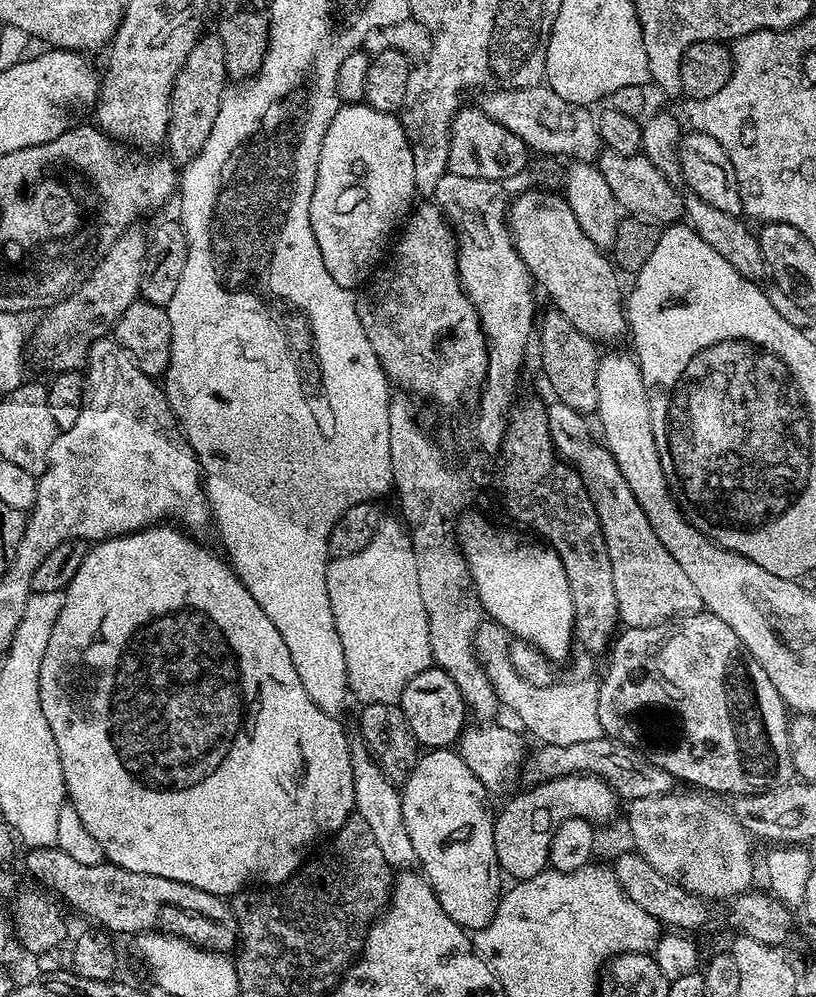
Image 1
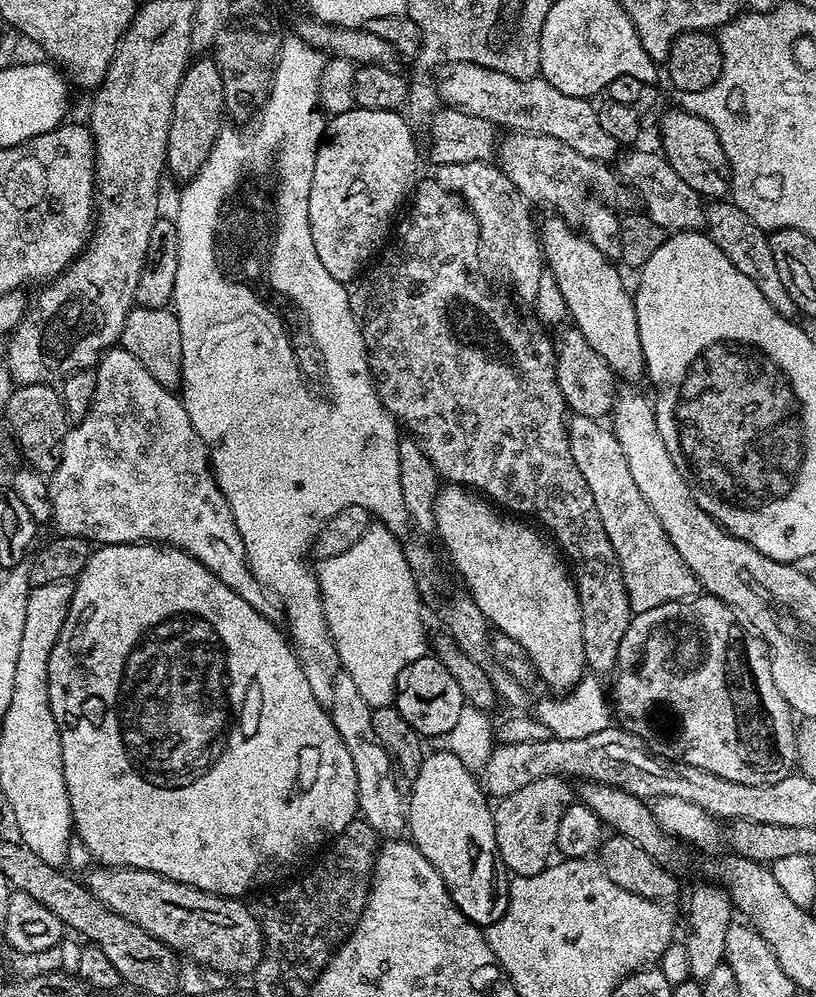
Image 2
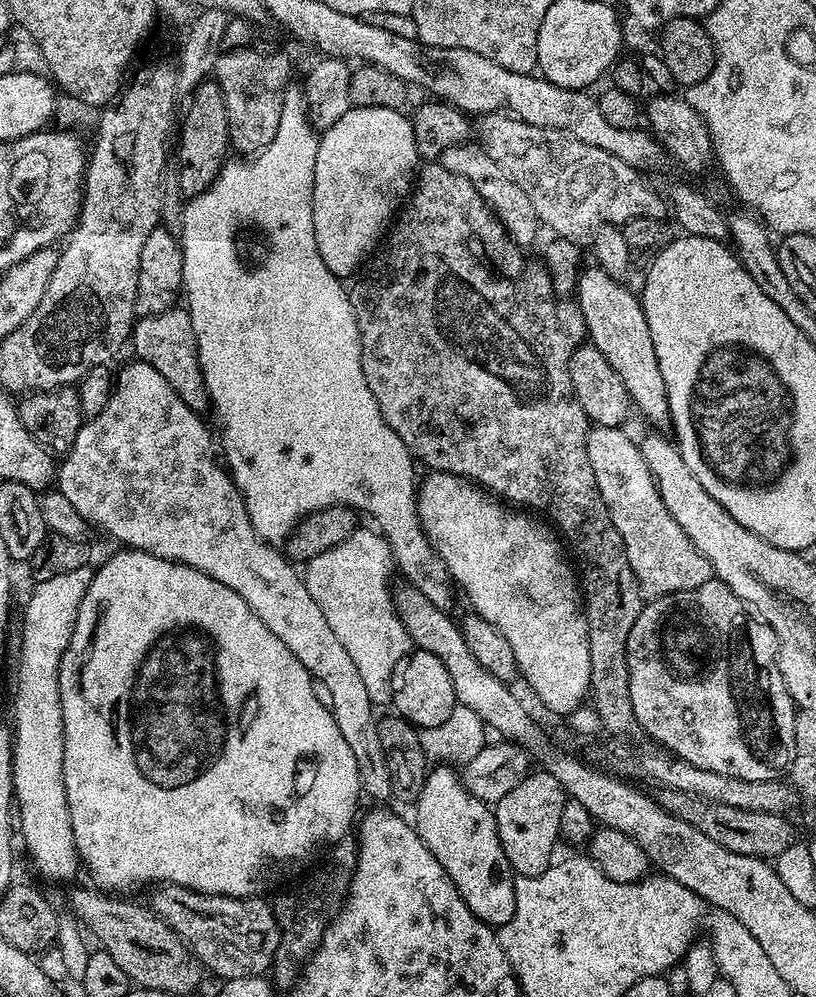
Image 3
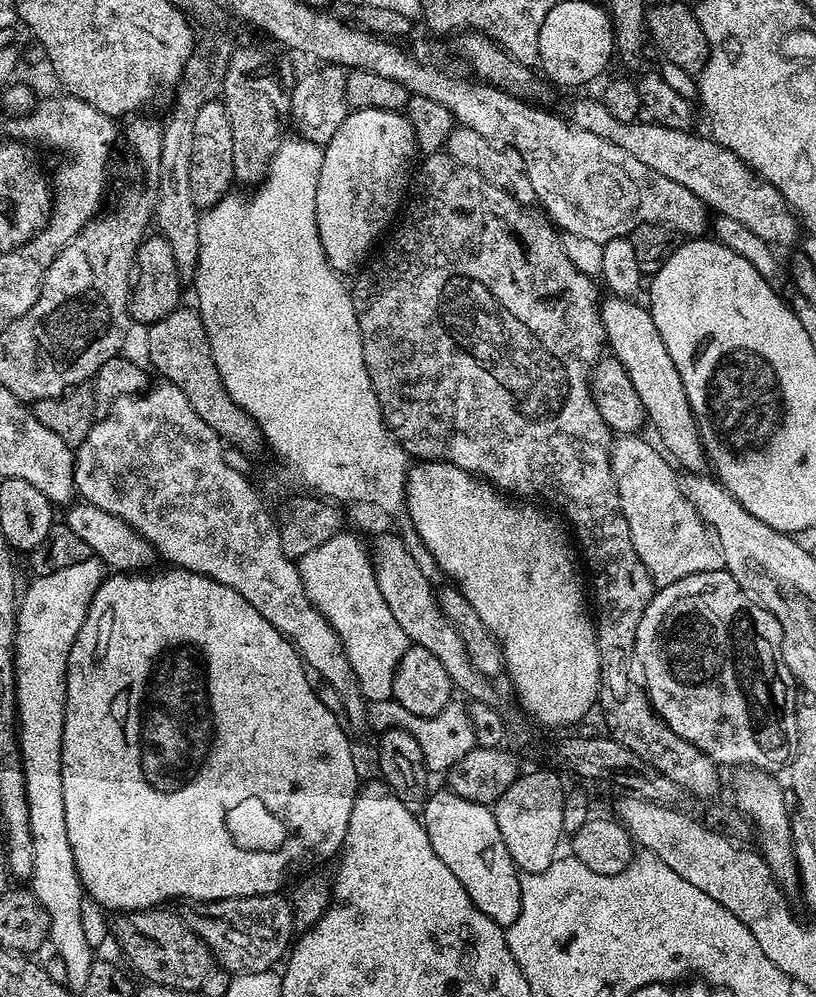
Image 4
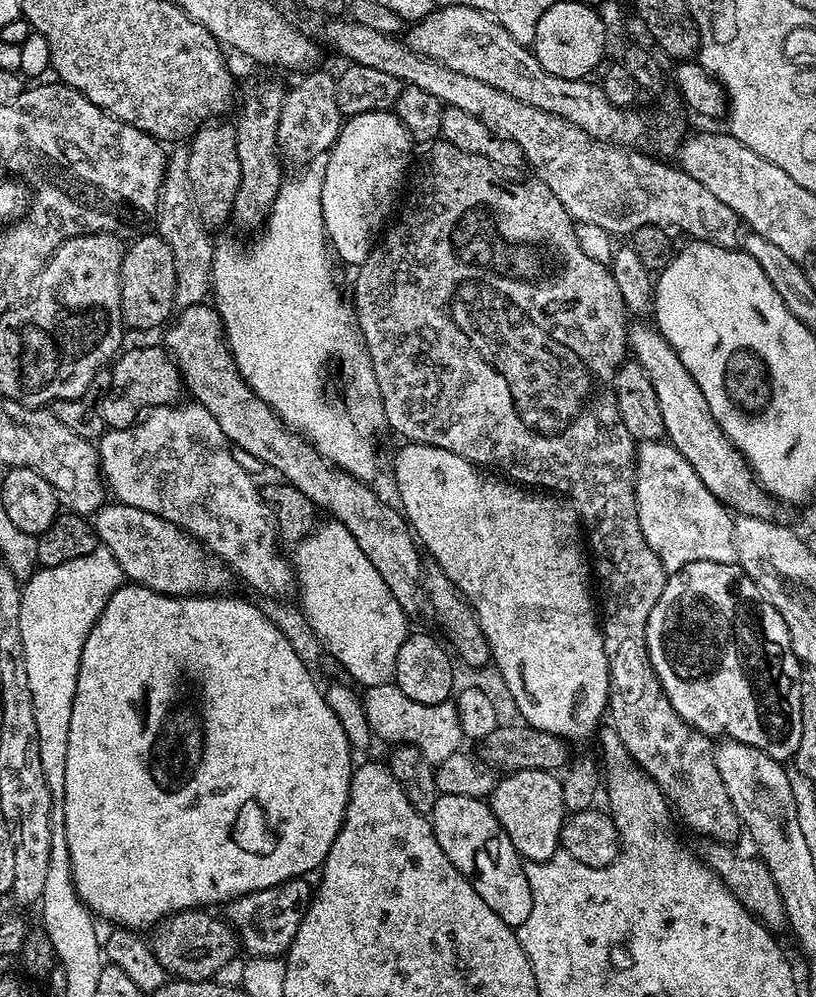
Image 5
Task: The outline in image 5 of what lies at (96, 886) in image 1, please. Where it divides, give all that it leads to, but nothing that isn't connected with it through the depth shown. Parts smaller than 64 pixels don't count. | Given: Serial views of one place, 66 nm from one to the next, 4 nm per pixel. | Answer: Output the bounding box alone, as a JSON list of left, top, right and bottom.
[226,878,314,957]

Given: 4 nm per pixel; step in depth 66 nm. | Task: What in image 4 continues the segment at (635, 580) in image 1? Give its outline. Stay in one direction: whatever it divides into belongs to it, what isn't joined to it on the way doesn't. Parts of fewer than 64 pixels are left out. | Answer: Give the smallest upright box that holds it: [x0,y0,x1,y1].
[610,434,724,585]

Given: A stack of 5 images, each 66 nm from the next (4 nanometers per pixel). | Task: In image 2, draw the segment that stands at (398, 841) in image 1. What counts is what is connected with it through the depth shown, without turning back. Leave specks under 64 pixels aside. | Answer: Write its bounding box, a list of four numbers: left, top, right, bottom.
[330,671,406,838]

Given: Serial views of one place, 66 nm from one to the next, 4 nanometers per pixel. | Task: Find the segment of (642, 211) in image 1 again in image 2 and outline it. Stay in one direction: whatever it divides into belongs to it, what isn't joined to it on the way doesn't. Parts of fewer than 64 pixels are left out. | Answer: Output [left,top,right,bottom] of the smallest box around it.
[618,150,706,233]

